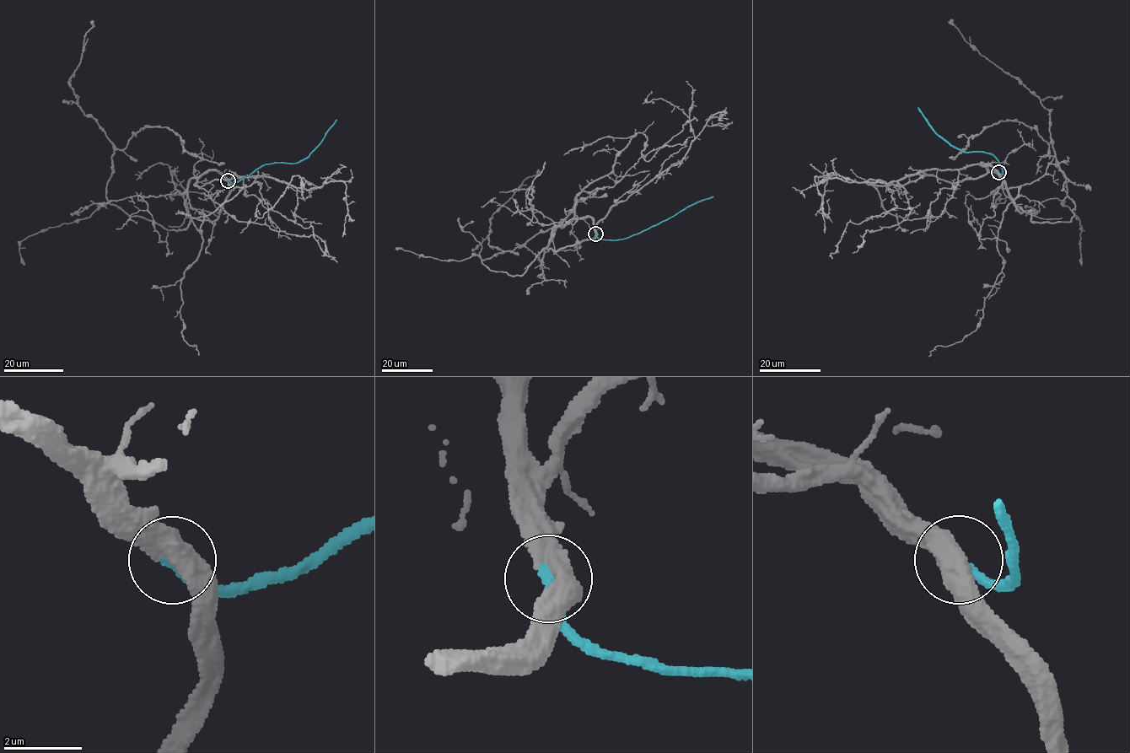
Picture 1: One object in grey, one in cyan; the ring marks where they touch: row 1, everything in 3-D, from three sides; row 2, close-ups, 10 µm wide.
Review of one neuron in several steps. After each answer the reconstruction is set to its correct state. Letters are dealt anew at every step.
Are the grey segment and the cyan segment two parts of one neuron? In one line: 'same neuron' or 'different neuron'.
same neuron

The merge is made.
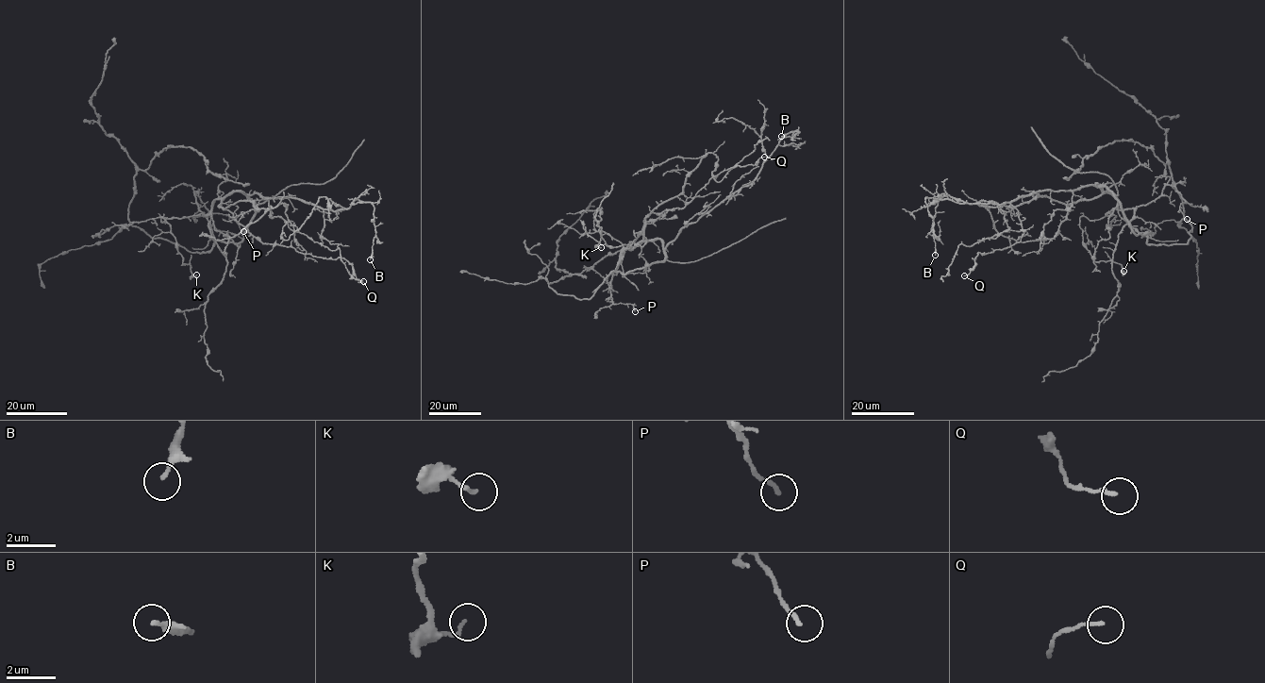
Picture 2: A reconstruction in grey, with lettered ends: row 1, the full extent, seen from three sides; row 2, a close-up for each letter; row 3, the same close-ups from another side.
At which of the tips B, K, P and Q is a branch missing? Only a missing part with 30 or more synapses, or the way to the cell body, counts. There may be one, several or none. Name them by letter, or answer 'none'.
none

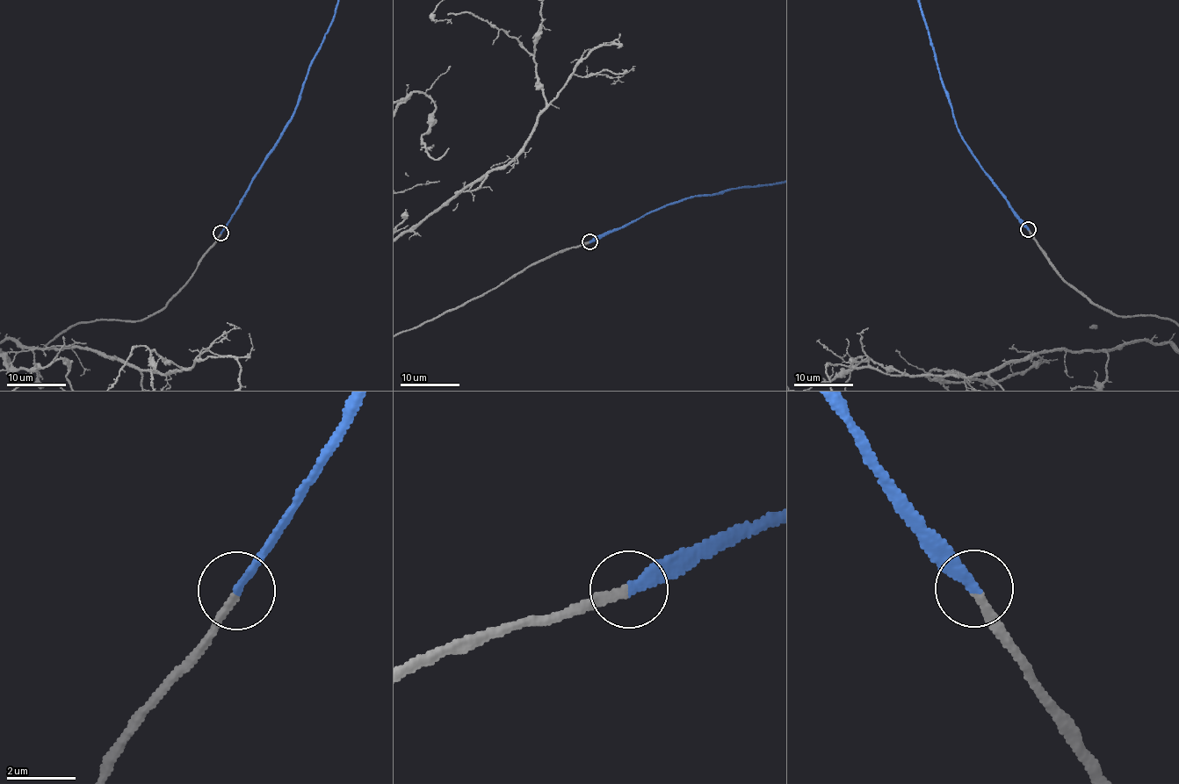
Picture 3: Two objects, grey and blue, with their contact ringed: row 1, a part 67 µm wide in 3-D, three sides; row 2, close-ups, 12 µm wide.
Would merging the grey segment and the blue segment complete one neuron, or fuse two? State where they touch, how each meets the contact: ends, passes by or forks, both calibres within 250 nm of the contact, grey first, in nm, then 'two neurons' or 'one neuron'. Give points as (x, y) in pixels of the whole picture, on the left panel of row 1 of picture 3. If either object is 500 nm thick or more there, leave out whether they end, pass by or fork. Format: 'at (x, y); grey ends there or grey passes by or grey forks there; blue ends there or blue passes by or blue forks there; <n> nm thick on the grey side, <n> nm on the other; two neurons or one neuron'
at (220, 233); grey ends there; blue ends there; 200 nm thick on the grey side, 240 nm on the other; one neuron

